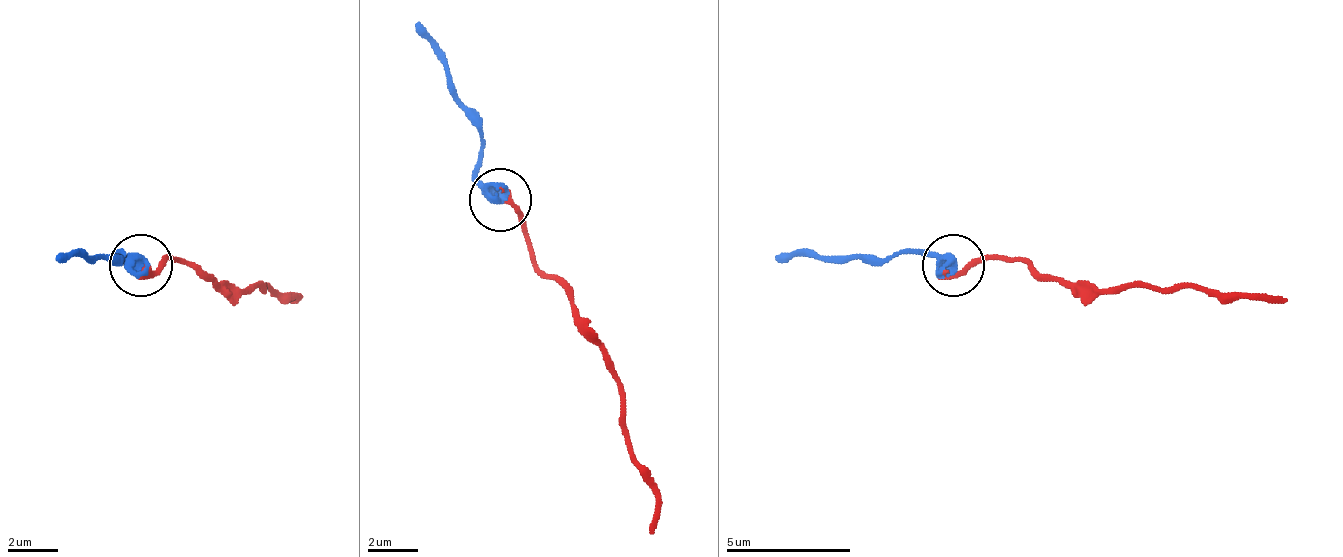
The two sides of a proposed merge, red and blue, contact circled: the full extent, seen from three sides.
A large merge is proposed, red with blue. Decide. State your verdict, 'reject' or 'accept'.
accept

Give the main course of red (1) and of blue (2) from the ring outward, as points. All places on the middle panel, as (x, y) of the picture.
1: (498, 198), (511, 204), (542, 273), (605, 354), (623, 398), (623, 441), (655, 491), (648, 535)
2: (498, 198), (480, 179), (480, 123), (442, 48), (417, 23)

